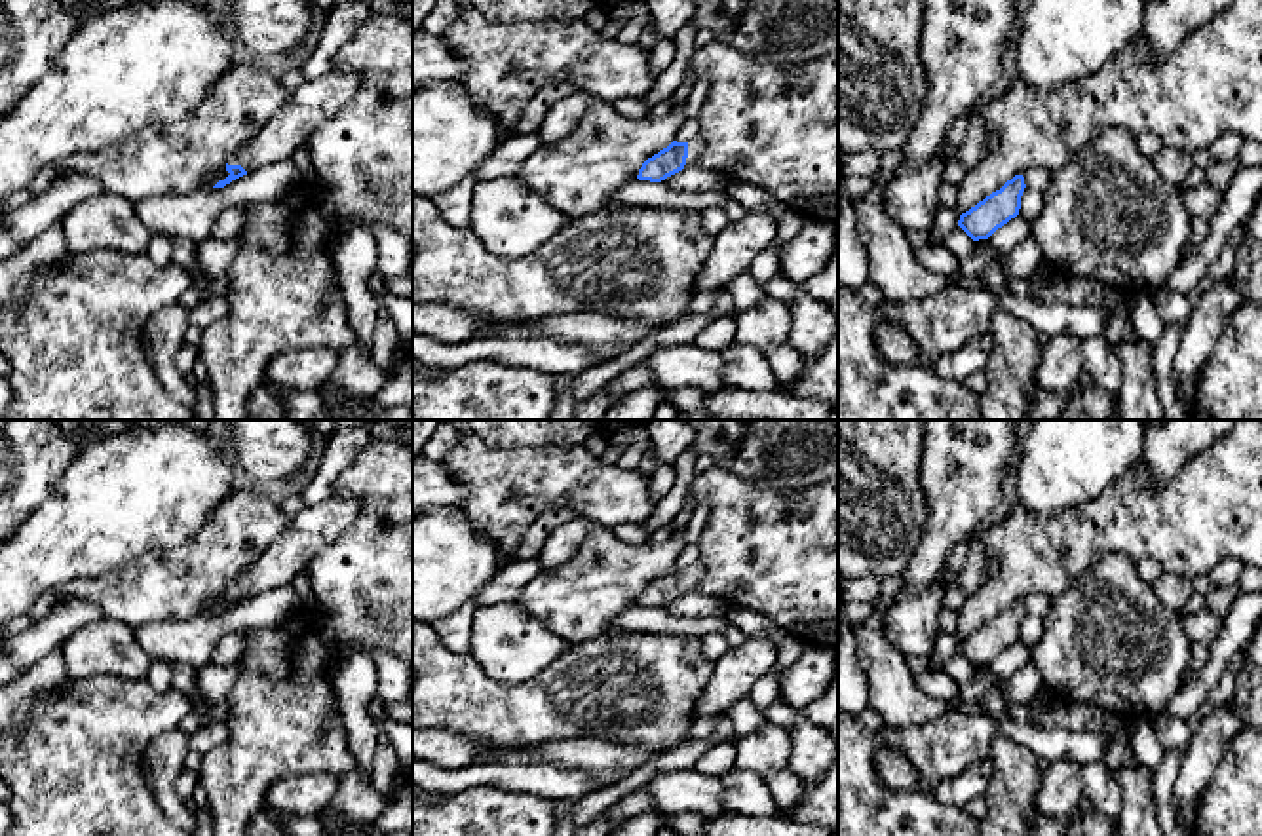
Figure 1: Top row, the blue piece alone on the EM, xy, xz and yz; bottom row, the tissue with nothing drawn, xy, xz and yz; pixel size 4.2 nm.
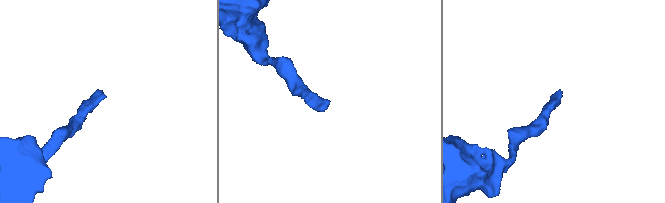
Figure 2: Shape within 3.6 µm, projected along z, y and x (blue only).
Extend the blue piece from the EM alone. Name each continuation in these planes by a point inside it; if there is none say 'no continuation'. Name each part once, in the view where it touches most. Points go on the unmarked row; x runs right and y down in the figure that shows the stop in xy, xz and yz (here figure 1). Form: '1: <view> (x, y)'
1: xz (694, 572)

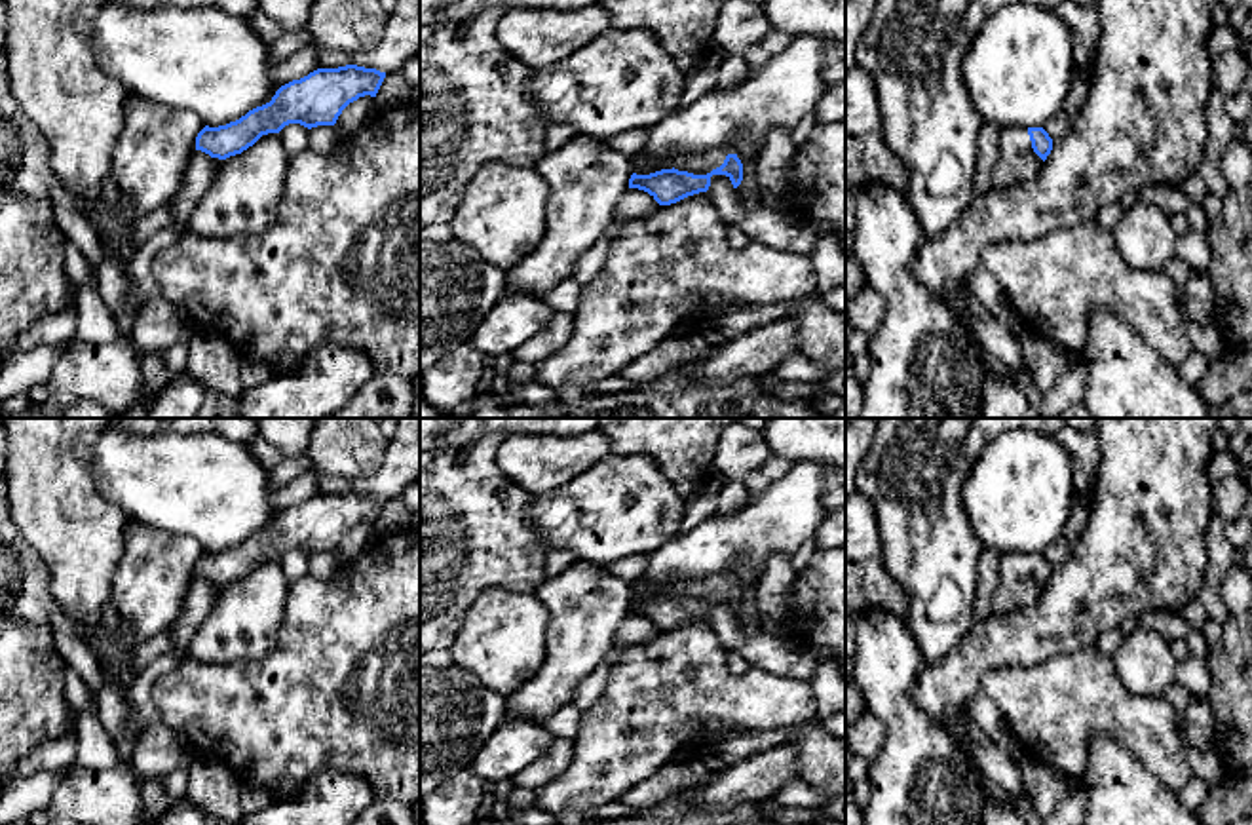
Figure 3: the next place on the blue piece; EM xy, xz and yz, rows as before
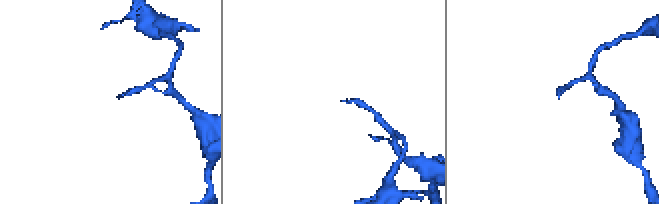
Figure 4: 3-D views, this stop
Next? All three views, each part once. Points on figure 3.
1: xz (700, 590)

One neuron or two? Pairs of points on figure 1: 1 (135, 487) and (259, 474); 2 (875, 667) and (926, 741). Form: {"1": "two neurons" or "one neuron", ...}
{"1": "two neurons", "2": "two neurons"}

